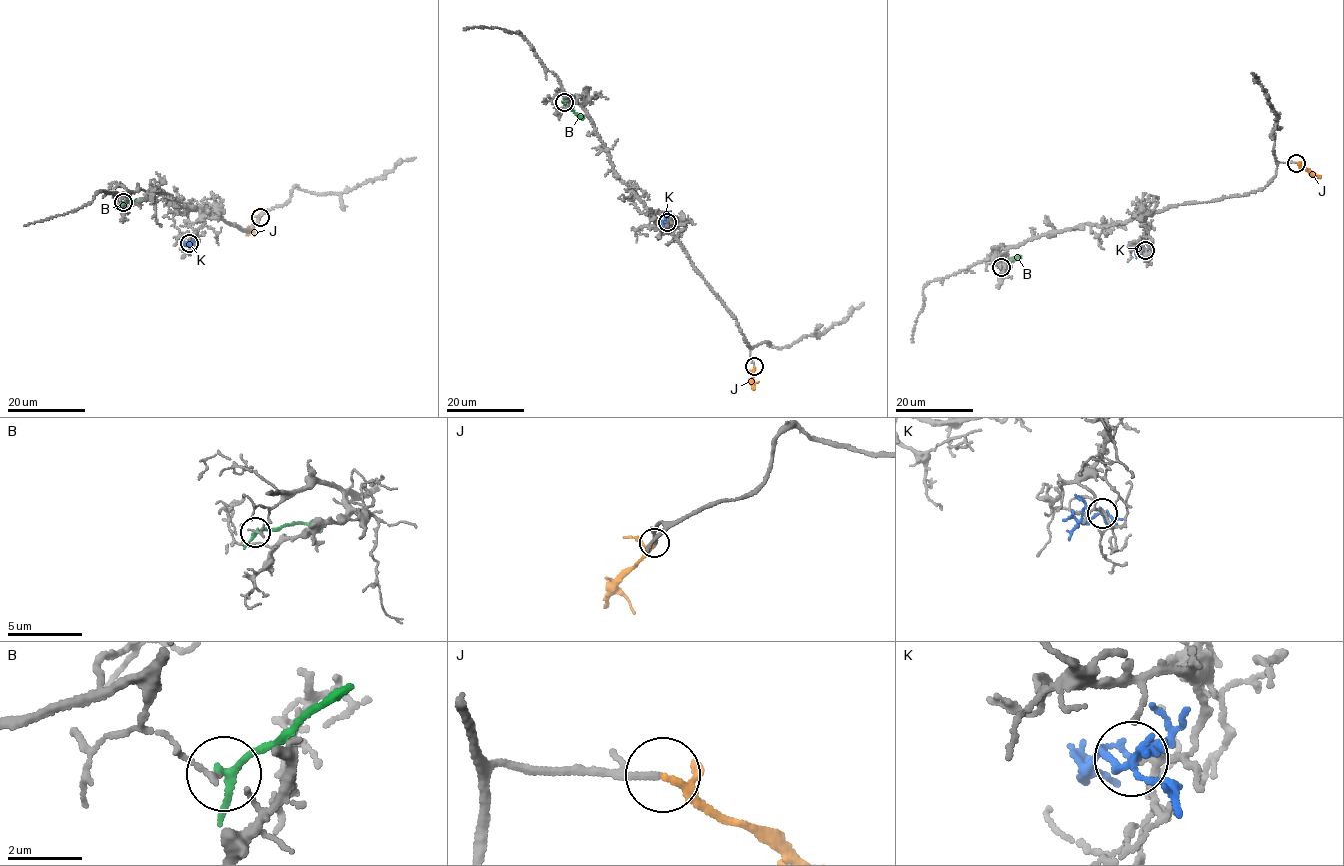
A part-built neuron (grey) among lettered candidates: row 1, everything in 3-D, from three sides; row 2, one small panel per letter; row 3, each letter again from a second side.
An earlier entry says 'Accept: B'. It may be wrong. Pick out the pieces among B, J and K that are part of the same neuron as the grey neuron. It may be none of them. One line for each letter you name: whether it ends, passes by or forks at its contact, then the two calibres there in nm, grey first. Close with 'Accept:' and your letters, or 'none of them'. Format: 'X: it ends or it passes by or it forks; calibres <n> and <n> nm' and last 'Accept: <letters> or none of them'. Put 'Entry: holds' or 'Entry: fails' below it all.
J: it passes by; calibres 120 and 140 nm
Accept: J
Entry: fails

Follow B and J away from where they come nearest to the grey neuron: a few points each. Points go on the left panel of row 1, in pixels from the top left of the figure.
B: (123, 202), (141, 201)
J: (260, 217), (247, 234)

